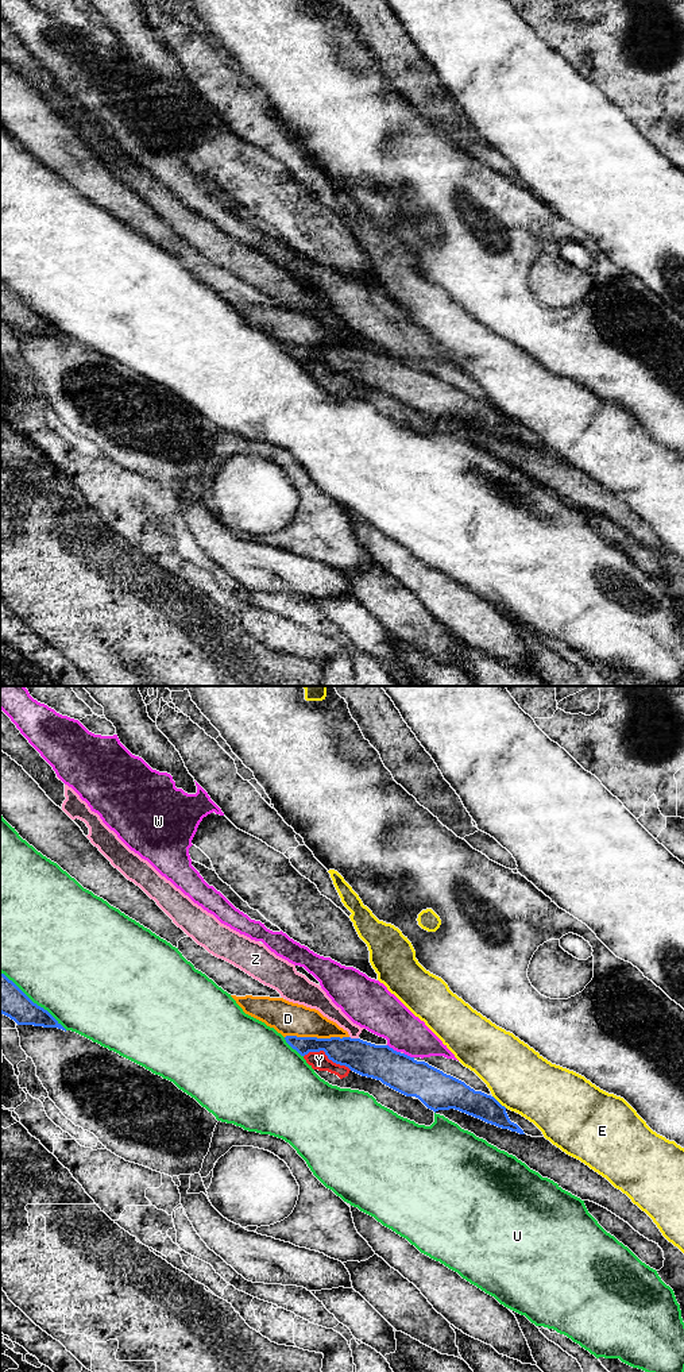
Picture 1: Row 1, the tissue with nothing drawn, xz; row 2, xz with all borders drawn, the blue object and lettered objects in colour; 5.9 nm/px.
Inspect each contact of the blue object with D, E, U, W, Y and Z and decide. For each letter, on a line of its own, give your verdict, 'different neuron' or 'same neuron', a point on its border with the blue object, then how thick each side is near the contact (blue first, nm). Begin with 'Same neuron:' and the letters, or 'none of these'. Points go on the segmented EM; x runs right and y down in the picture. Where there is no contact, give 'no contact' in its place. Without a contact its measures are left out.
Same neuron: none of these
D: different neuron | xz (316, 1037) | 180/200 nm
E: different neuron | xz (498, 1102) | 170/380 nm
U: different neuron | xz (33, 1002) | 200/500 nm
W: different neuron | xz (393, 1049) | 220/260 nm
Y: different neuron | xz (327, 1055) | 200/110 nm
Z: different neuron | xz (354, 1039) | 200/100 nm

